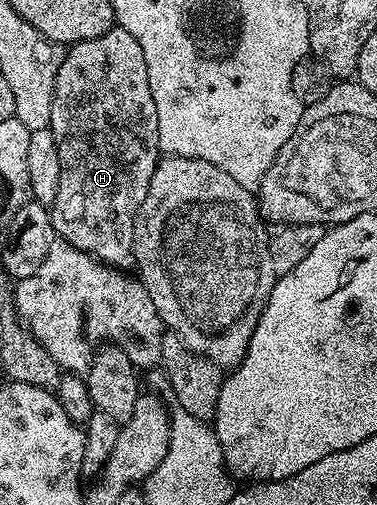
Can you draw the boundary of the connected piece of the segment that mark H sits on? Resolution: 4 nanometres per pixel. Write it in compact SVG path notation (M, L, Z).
M115 26L104 34L100 34L100 38L88 38L79 44L71 44L65 49L54 83L49 130L55 136L56 149L59 150L60 158L60 184L57 187L55 202L49 207L55 237L68 241L72 246L76 246L82 252L87 252L103 264L111 265L119 270L126 270L126 267L129 269L134 262L134 219L140 210L140 202L144 202L148 194L152 174L160 159L158 146L160 130L156 122L156 102L152 102L152 86L148 86L148 65L145 64L144 54L140 51L140 42L136 42L136 38L128 34L128 30Z

